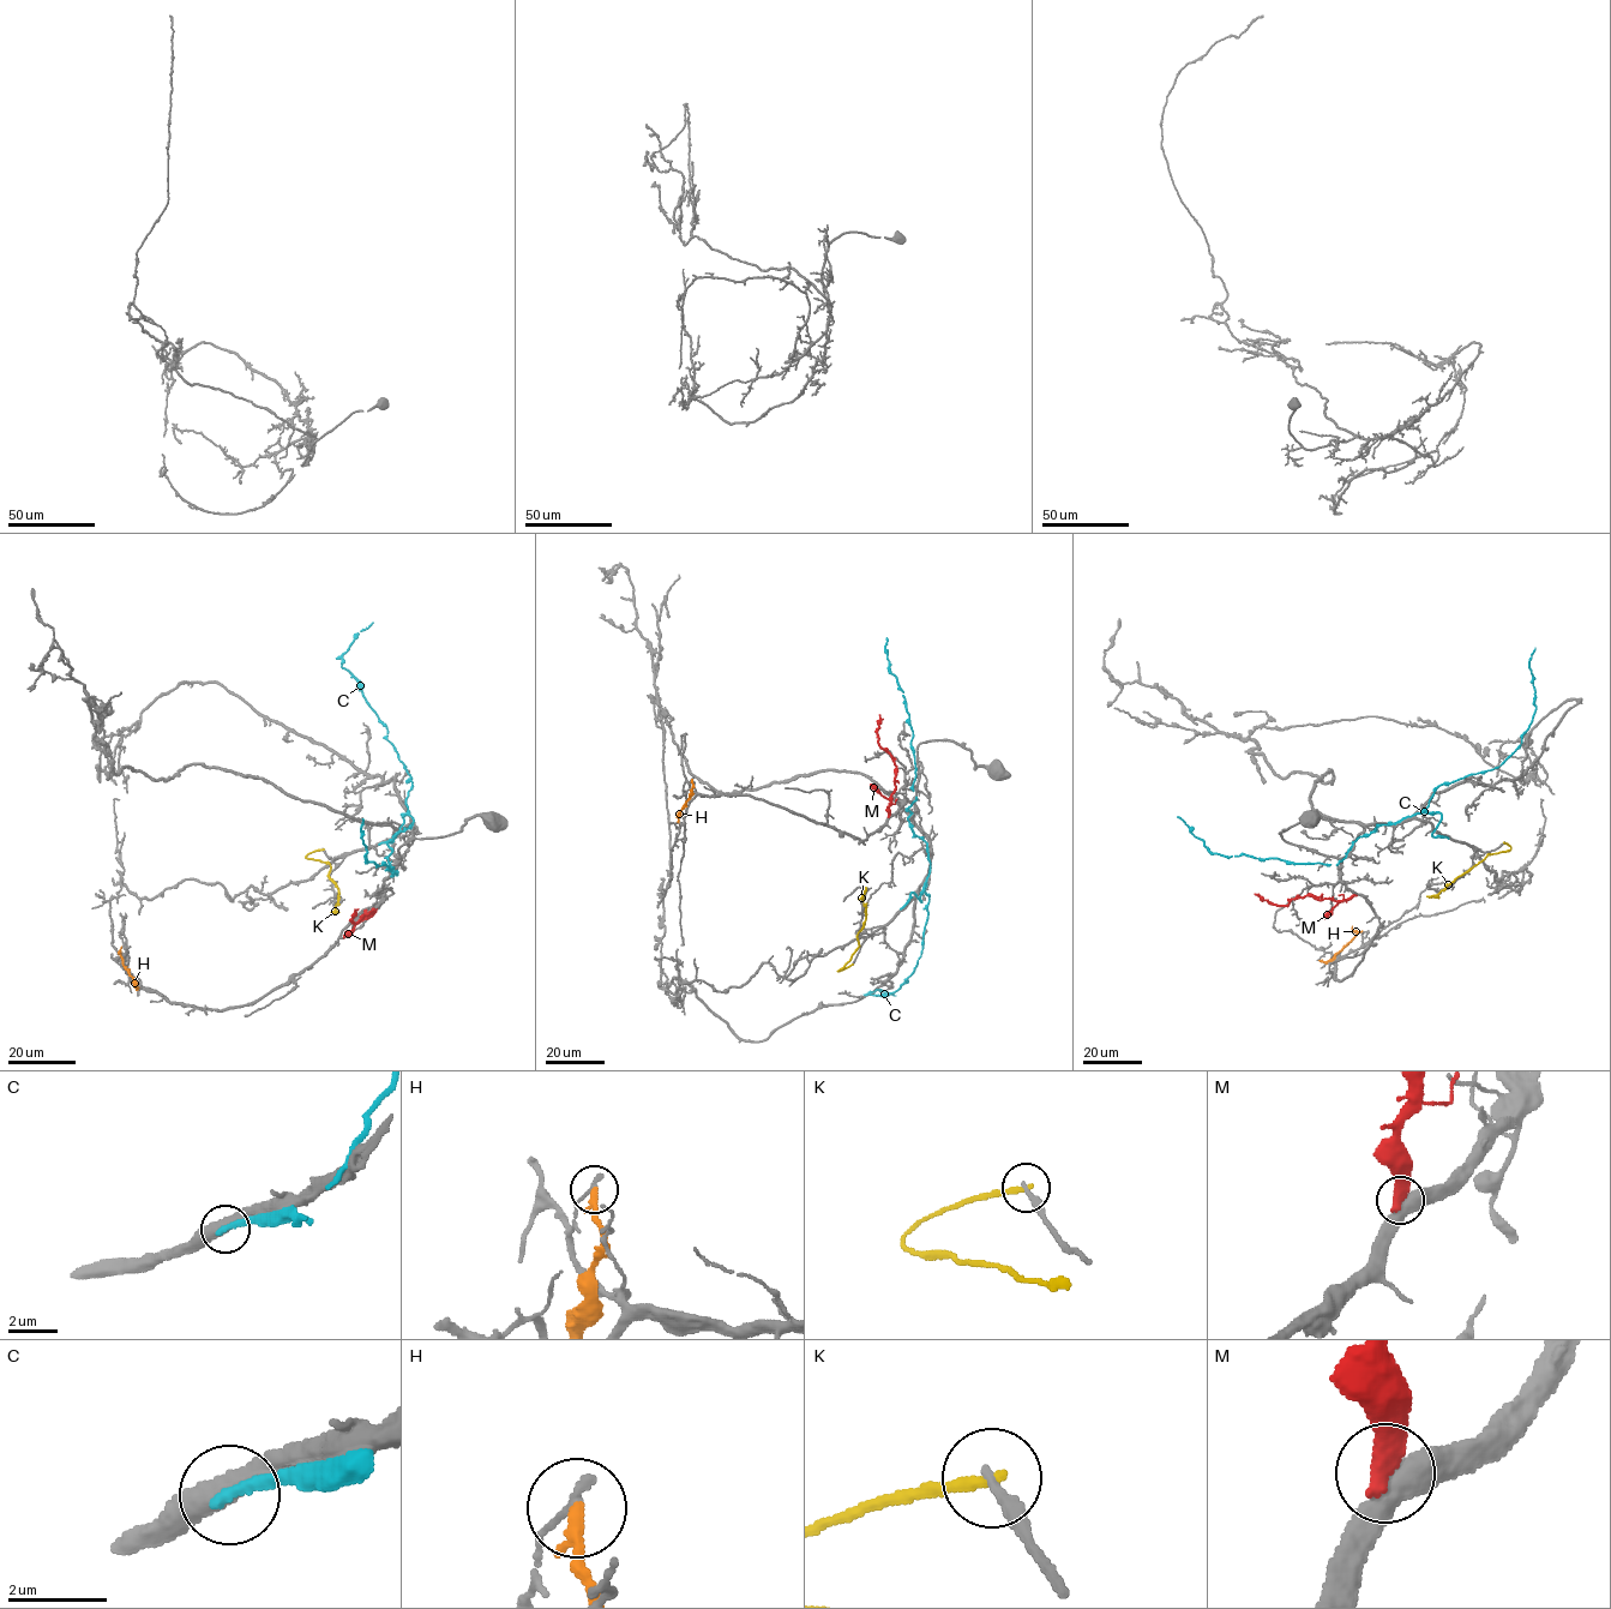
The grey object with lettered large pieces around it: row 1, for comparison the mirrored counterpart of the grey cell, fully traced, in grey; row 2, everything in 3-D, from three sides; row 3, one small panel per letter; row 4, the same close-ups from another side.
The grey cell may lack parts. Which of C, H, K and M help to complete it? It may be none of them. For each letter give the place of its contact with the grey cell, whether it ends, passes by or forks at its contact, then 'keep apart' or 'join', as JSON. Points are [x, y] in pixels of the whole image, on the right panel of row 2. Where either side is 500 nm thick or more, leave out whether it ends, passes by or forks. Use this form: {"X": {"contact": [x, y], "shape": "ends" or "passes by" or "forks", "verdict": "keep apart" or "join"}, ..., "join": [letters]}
{"C": {"contact": [1448, 838], "shape": "ends", "verdict": "keep apart"}, "H": {"contact": [1318, 960], "shape": "ends", "verdict": "keep apart"}, "K": {"contact": [1503, 842], "shape": "ends", "verdict": "keep apart"}, "M": {"contact": [1354, 895], "verdict": "keep apart"}, "join": []}

